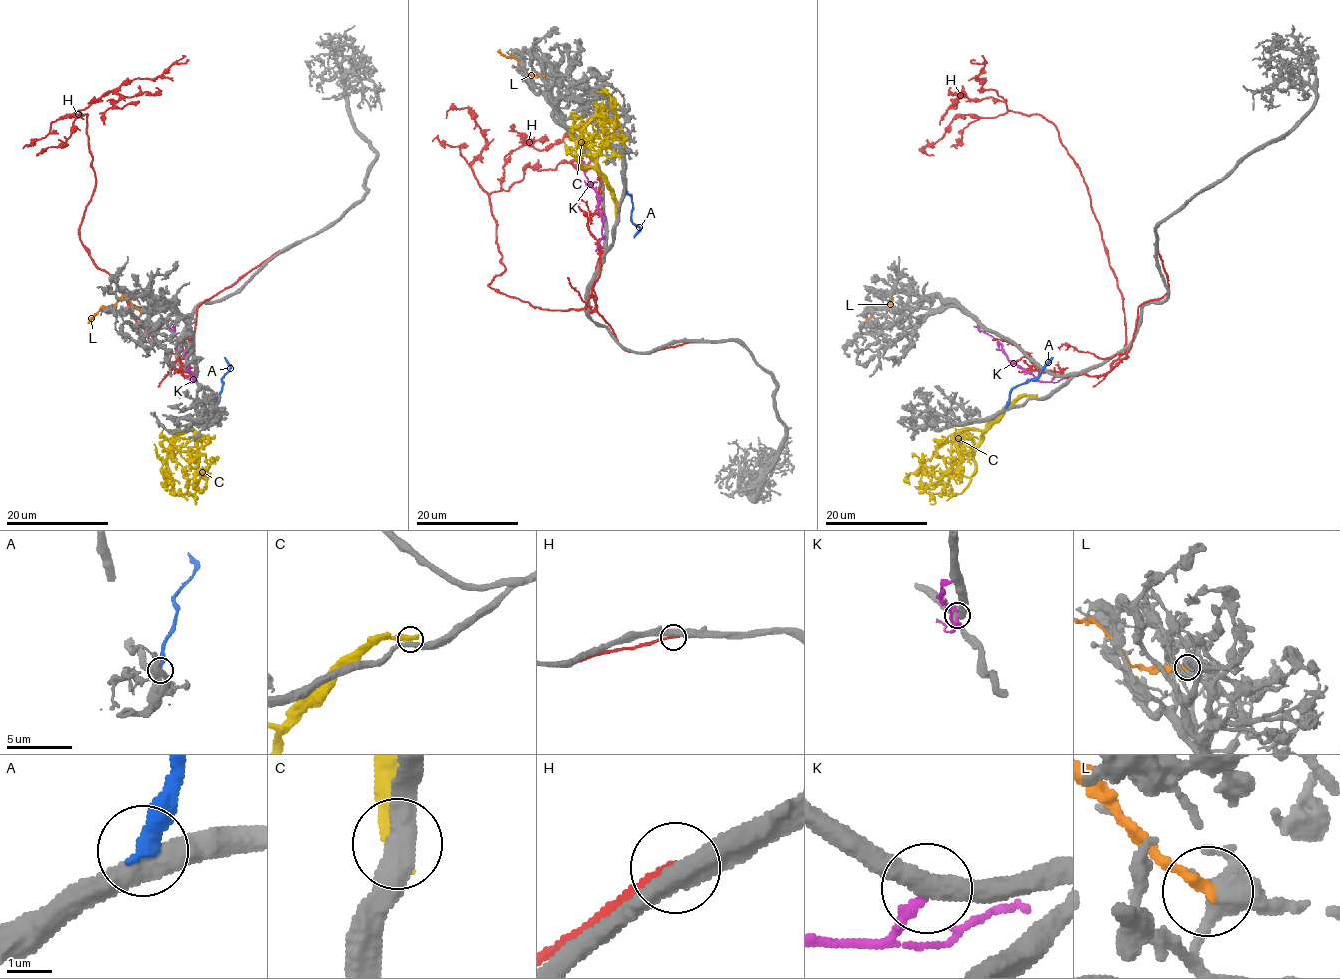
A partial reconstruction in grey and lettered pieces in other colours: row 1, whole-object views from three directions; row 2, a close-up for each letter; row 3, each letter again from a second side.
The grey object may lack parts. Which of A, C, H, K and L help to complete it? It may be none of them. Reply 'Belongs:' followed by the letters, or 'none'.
Belongs: none

